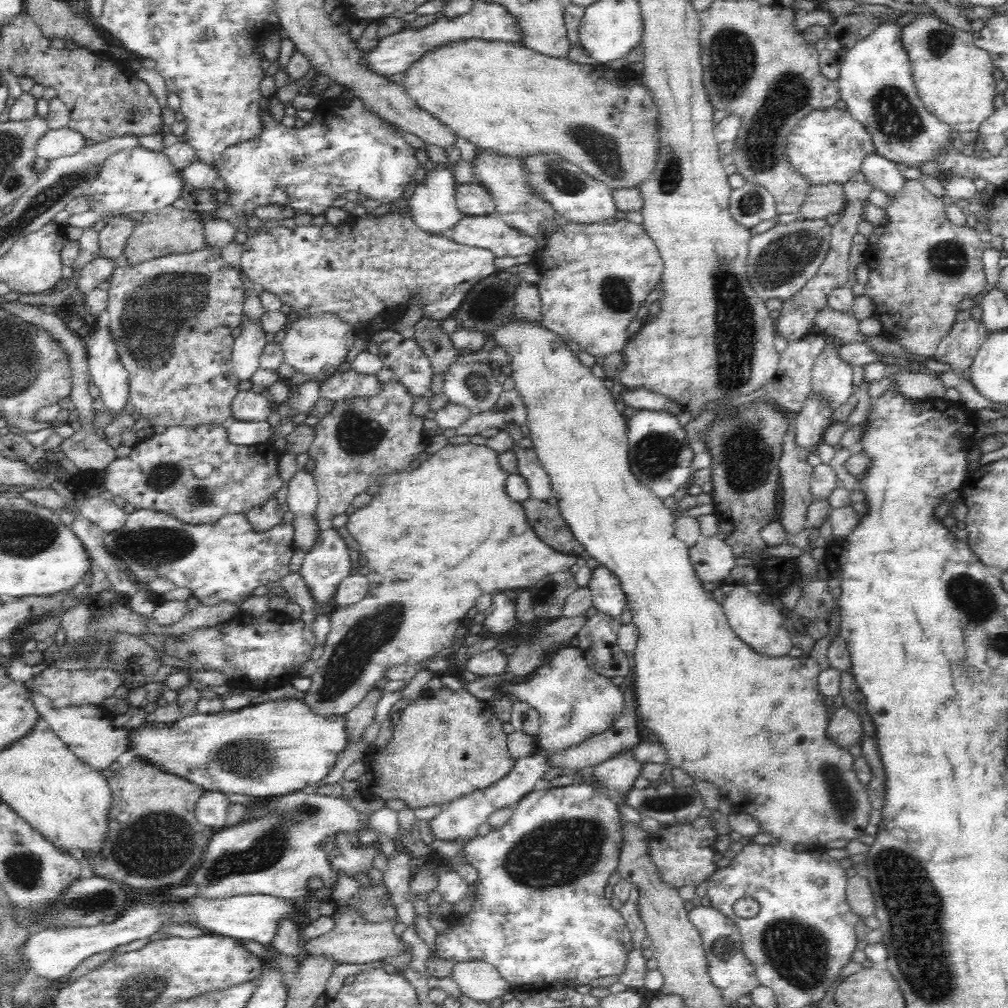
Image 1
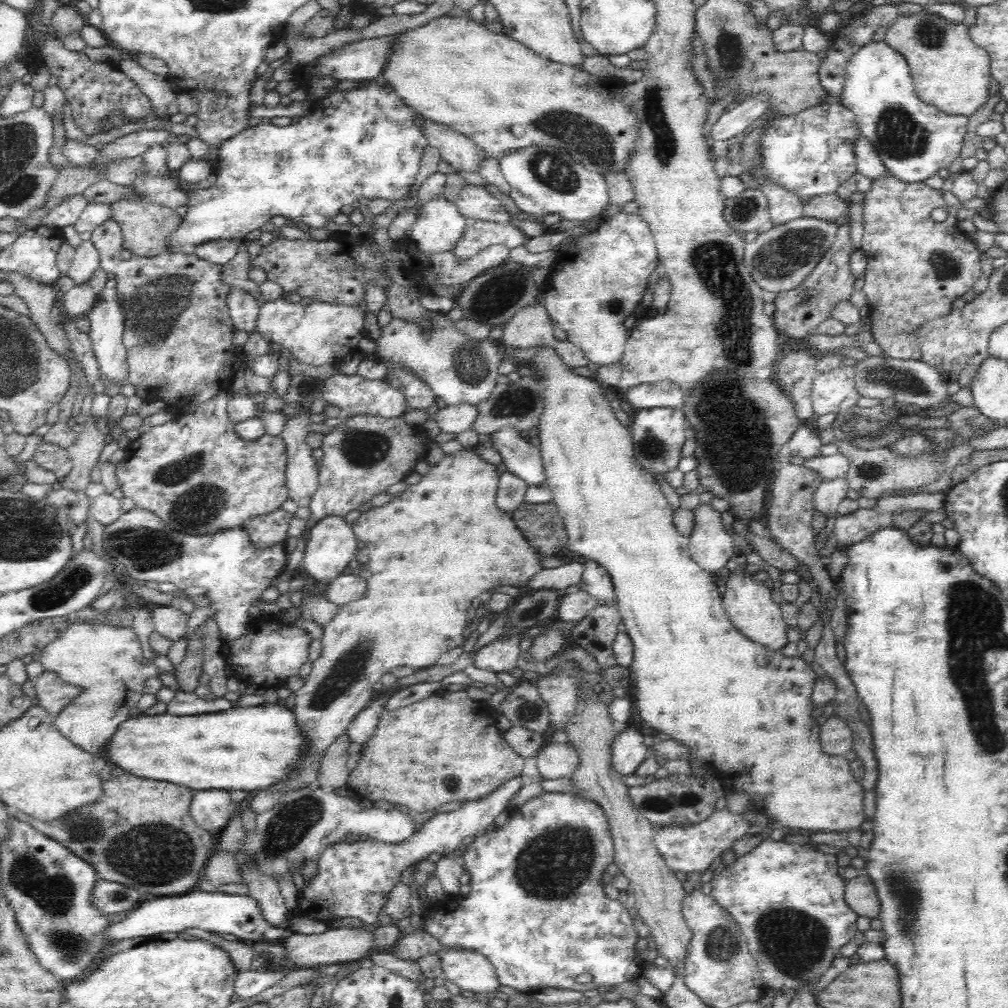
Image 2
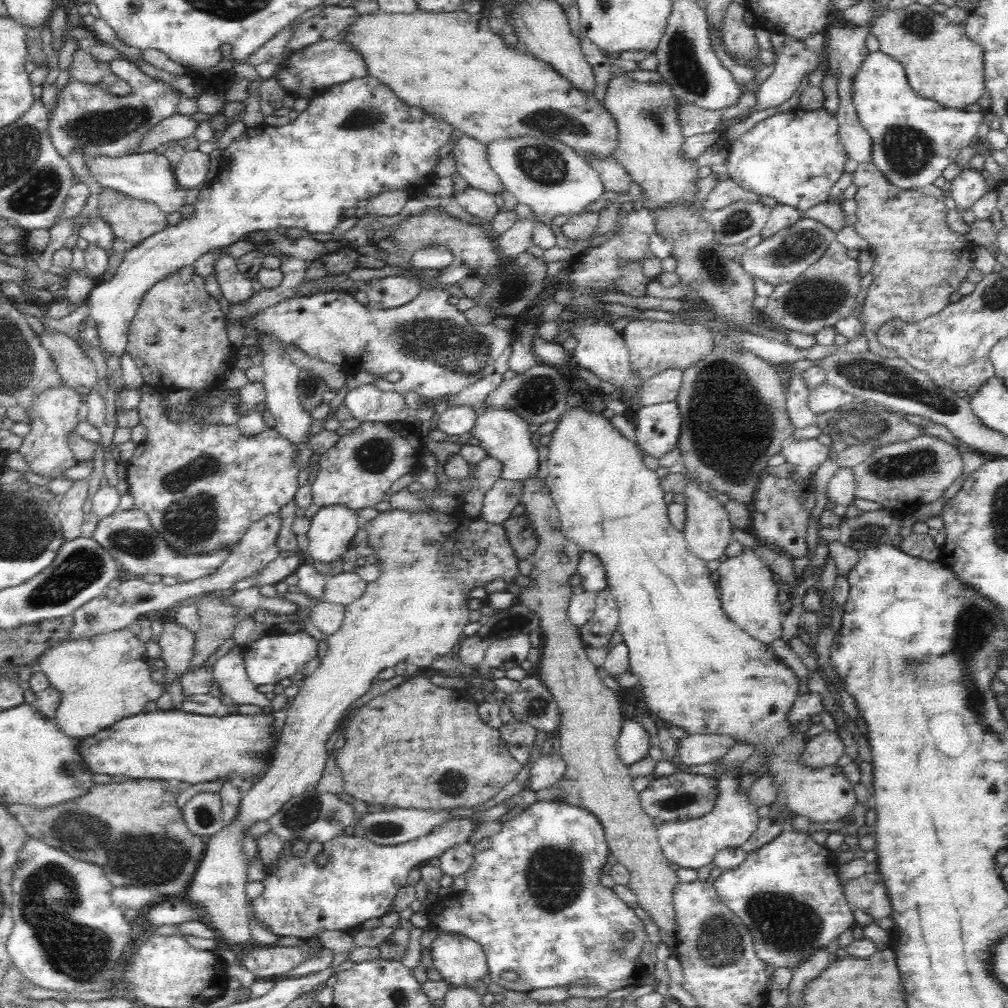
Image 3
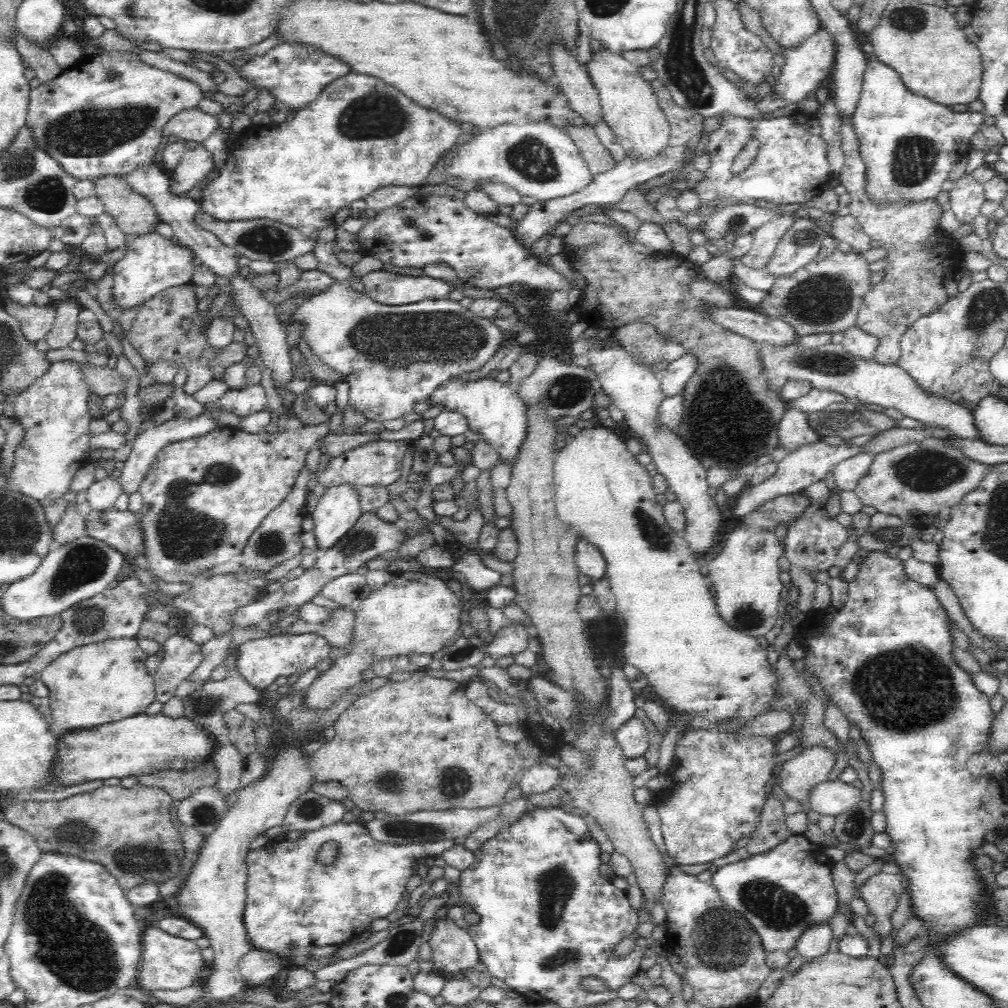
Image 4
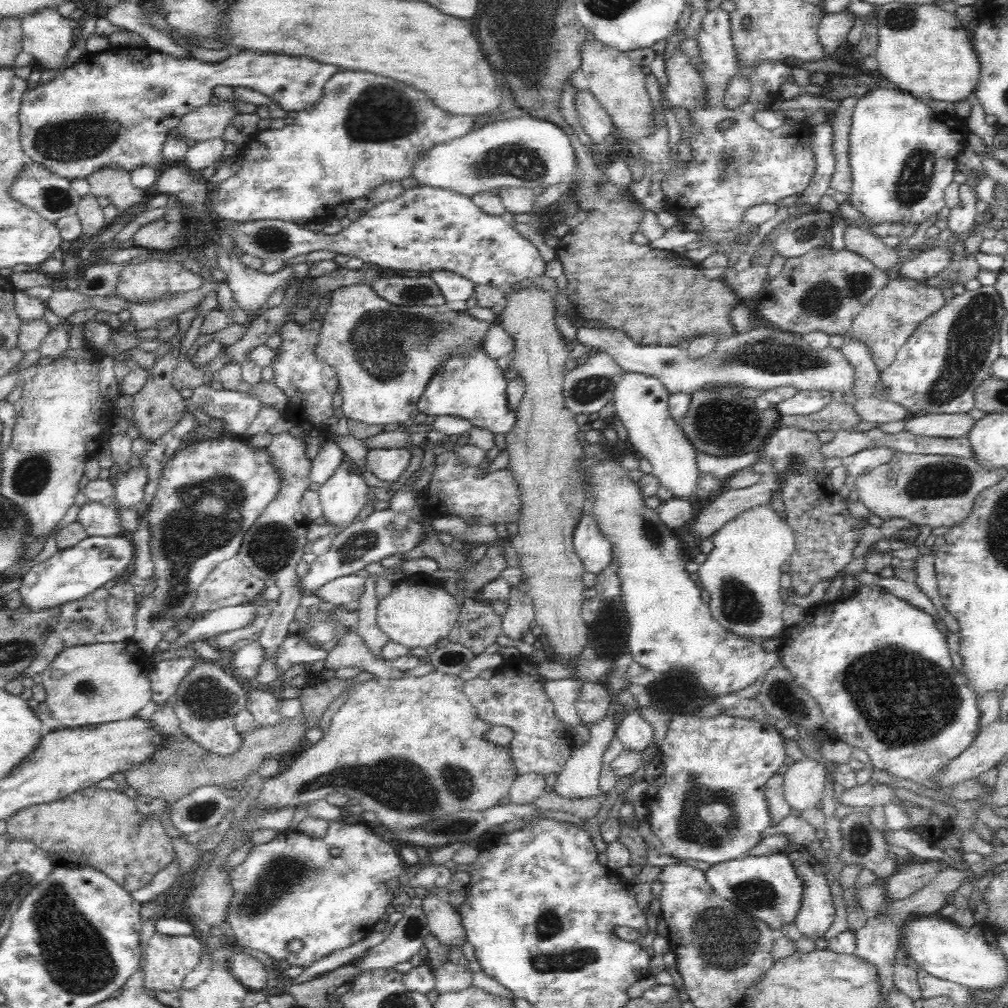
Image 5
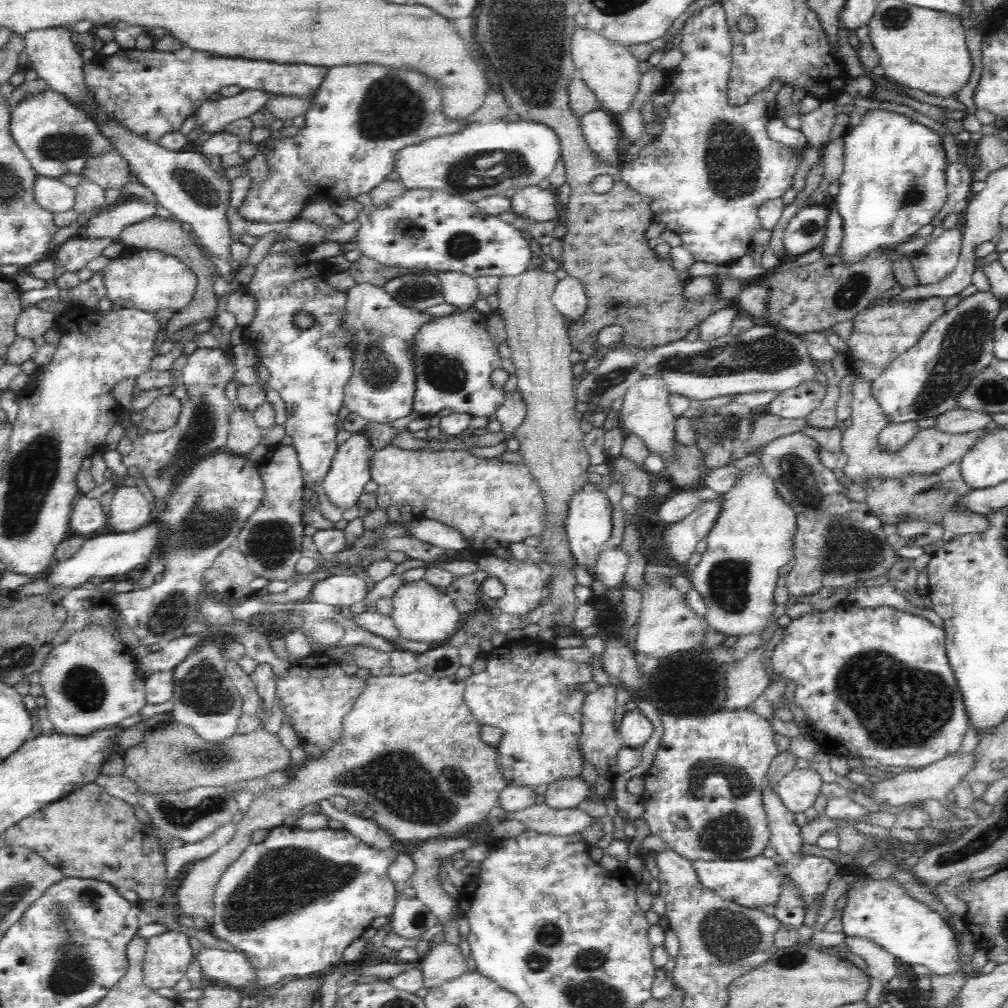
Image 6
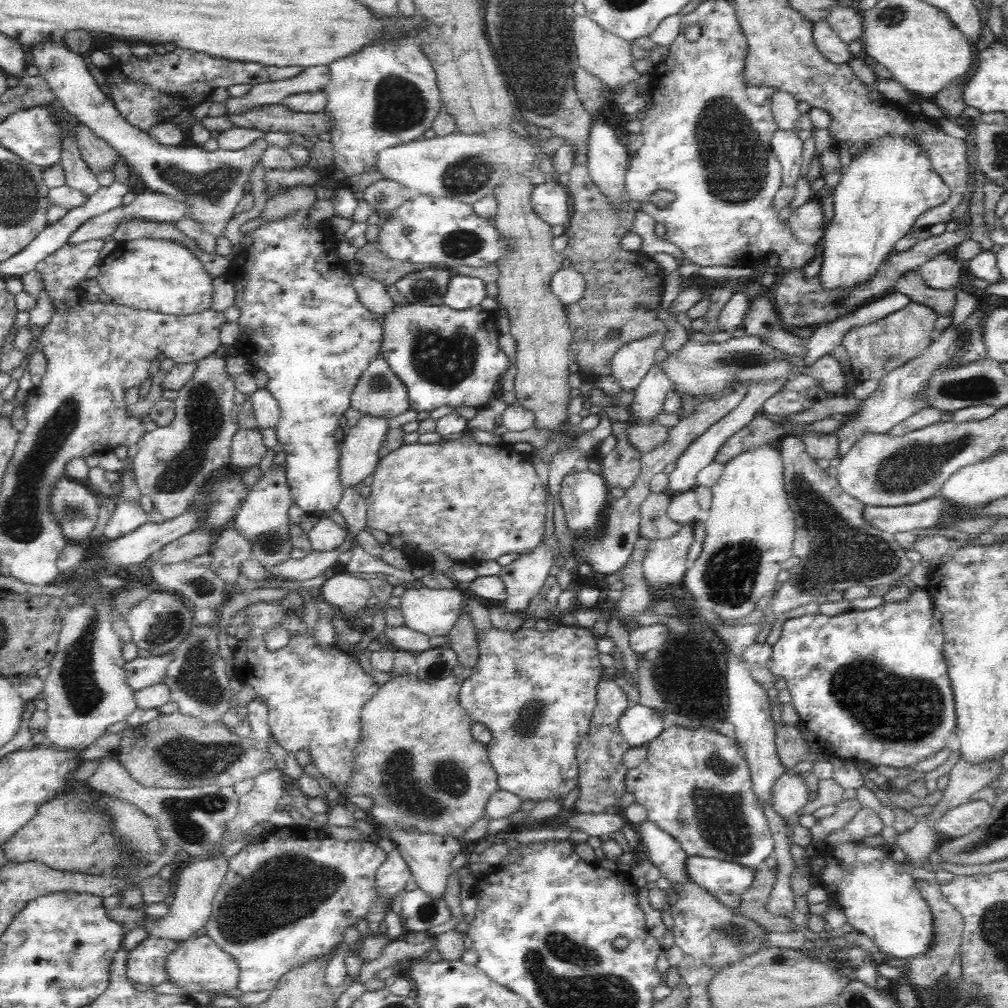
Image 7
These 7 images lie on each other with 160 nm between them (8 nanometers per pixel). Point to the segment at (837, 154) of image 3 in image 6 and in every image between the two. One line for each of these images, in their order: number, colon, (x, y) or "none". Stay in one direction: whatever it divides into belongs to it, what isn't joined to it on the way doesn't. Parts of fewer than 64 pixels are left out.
4: (791, 166)
5: (734, 169)
6: (706, 173)

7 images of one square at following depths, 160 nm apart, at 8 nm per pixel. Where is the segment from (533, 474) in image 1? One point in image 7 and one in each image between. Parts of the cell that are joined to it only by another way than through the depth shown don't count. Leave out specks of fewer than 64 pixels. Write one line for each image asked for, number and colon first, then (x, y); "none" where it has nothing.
2: (520, 458)
3: (503, 434)
4: (493, 410)
5: (474, 388)
6: (455, 357)
7: (446, 357)

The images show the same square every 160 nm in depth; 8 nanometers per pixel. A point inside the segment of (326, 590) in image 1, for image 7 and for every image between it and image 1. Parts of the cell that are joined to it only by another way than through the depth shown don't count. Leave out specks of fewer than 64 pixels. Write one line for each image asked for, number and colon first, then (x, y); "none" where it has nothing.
2: (331, 545)
3: (331, 533)
4: (336, 513)
5: (342, 496)
6: (343, 485)
7: (359, 452)

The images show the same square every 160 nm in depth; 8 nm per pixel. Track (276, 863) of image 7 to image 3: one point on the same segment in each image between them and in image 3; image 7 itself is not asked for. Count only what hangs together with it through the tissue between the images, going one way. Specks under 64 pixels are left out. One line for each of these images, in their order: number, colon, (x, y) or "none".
3: (359, 880)
4: (294, 903)
5: (293, 887)
6: (292, 904)

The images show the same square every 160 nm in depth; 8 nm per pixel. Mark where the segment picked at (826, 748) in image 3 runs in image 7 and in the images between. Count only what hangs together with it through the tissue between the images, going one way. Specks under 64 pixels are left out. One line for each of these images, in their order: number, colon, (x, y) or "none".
4: (798, 776)
5: (803, 782)
6: (798, 791)
7: (790, 793)

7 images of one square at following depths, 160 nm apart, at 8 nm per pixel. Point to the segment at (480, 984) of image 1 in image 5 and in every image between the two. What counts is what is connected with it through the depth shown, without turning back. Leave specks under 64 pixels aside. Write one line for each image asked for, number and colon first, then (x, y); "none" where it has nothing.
2: (474, 974)
3: (461, 962)
4: (454, 952)
5: (444, 923)

